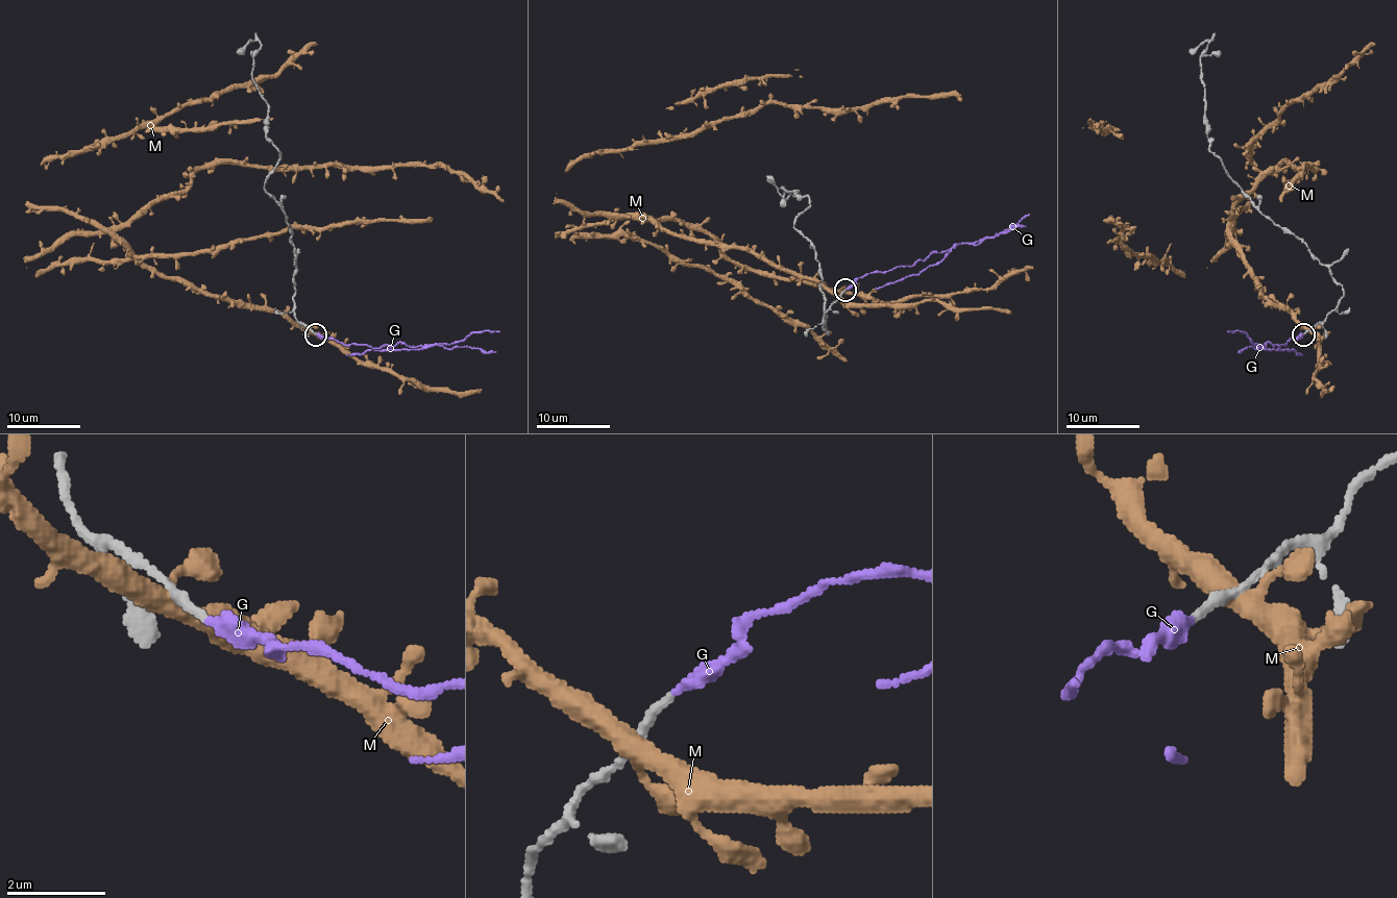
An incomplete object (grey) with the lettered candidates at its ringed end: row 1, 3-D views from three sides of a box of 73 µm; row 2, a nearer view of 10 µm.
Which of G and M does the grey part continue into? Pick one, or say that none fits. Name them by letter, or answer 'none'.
none

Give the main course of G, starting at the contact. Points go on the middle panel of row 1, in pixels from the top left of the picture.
G: (846, 290), (860, 277), (875, 272), (910, 266), (925, 260), (932, 253), (994, 239), (1012, 229), (1029, 215)

